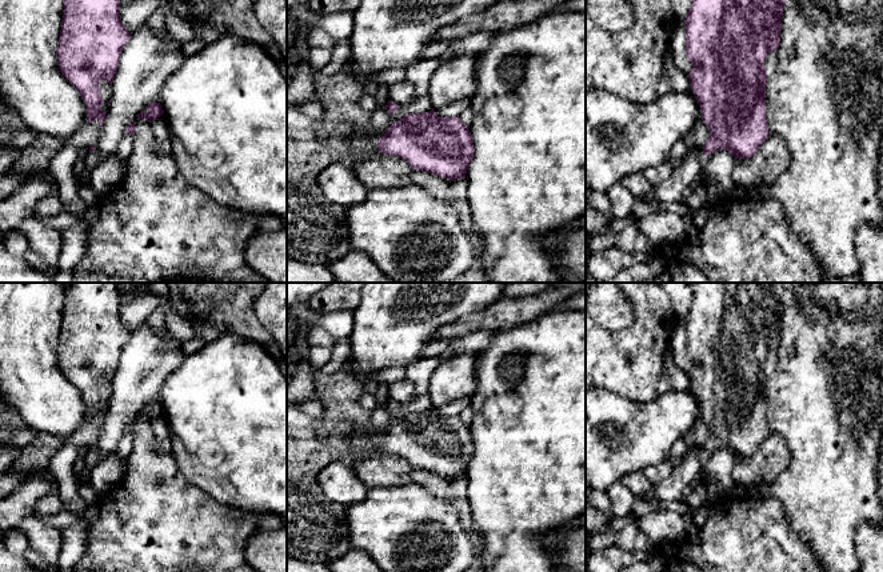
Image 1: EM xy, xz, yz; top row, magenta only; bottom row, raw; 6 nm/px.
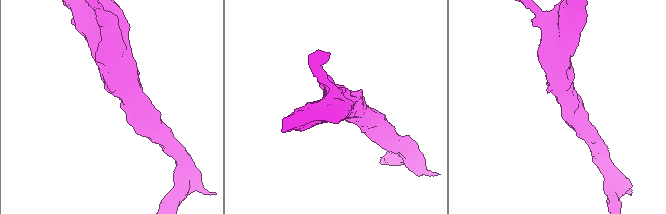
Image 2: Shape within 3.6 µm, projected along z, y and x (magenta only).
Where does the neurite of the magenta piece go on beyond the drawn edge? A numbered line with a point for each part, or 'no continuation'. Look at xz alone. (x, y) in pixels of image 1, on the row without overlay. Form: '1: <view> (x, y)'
no continuation

